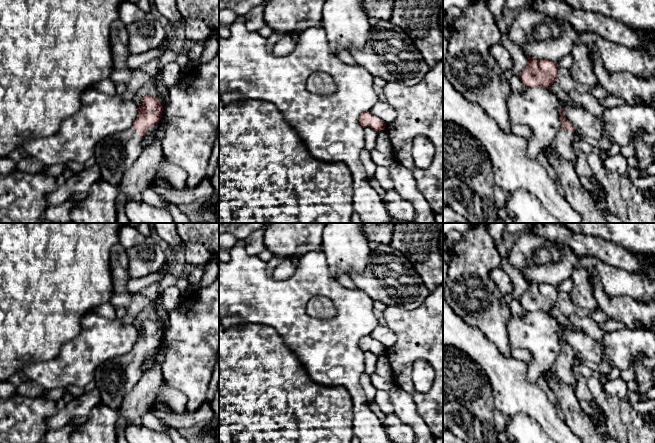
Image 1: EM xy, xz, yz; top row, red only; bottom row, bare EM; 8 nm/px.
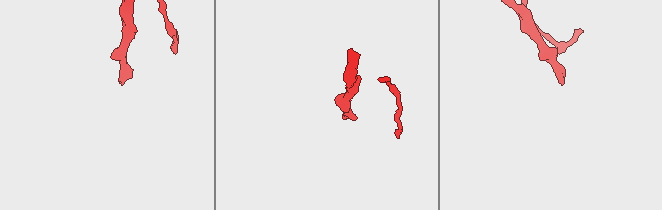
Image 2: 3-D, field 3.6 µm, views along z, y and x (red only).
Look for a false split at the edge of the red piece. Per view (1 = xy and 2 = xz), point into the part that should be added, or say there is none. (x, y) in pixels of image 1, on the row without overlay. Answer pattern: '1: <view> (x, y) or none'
1: xy (114, 378)
2: none

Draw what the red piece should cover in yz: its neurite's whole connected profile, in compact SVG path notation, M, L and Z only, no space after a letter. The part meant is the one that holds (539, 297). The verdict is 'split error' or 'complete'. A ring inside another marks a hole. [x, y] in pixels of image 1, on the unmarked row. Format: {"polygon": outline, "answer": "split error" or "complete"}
{"polygon": "M527 280L527 283L527 291L519 299L523 308L526 312L543 311L550 315L550 309L557 306L557 286L530 280Z", "answer": "complete"}

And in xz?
{"polygon": "M369 335L361 338L359 341L359 347L363 352L370 351L377 356L385 354L386 352L386 348L380 342L371 338Z", "answer": "complete"}

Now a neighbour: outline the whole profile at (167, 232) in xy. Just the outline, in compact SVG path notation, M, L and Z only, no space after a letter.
M154 223L152 229L154 235L166 246L169 258L182 249L183 241L178 234L177 223Z

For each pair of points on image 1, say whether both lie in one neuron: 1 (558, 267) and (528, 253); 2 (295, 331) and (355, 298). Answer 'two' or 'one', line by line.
1: one
2: one

